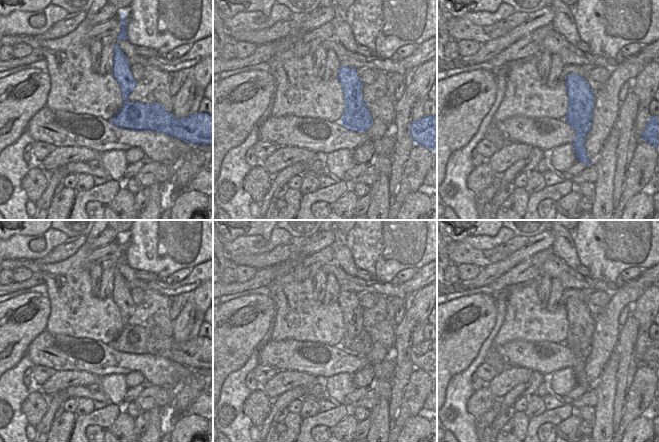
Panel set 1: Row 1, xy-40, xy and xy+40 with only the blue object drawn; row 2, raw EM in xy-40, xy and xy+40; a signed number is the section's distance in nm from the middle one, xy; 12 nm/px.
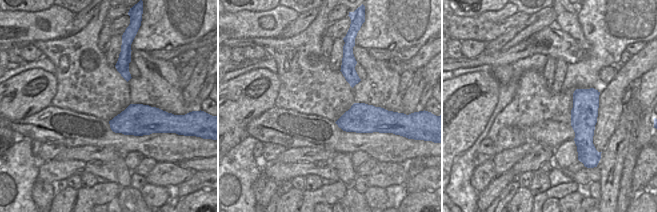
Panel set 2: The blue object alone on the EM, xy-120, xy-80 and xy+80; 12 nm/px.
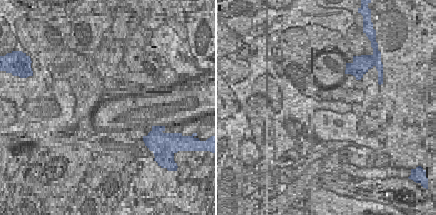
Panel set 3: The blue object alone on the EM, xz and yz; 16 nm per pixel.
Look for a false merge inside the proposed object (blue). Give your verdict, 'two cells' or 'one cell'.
two cells

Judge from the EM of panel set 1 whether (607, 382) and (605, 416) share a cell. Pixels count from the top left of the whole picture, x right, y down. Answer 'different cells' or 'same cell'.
same cell

